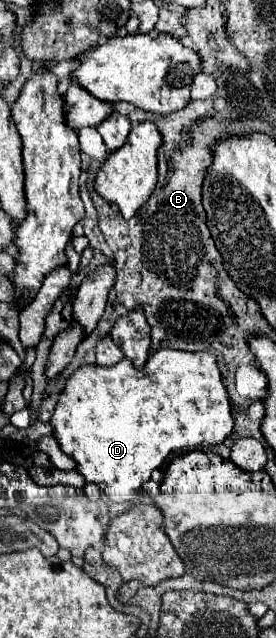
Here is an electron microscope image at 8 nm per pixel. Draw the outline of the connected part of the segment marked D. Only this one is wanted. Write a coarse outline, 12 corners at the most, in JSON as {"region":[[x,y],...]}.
{"region":[[215,355],[79,367],[51,427],[85,481],[137,499],[171,451],[223,443]]}

